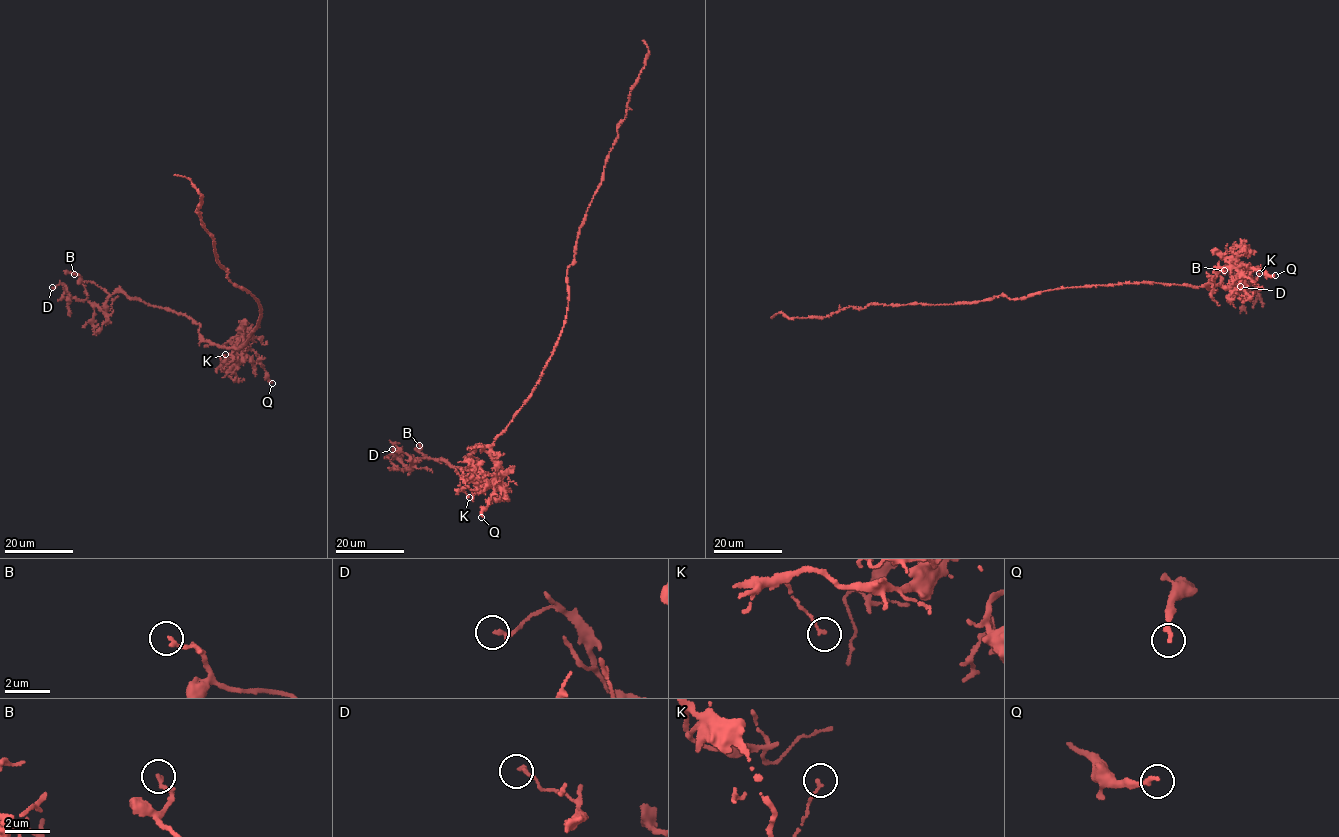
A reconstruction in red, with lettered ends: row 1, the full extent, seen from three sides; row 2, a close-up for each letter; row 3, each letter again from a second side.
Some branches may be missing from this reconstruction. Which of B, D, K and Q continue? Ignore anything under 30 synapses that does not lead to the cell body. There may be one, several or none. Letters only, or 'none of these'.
none of these

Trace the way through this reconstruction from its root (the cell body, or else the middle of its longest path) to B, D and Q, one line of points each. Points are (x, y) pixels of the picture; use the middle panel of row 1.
B: (551, 355), (530, 395), (492, 445), (475, 446), (471, 454), (477, 459), (471, 466), (428, 459), (419, 445)
D: (551, 355), (492, 445), (475, 446), (471, 466), (426, 457), (408, 469), (392, 449)
Q: (551, 355), (530, 395), (492, 443), (491, 455), (495, 468), (491, 486), (494, 494), (481, 517)

